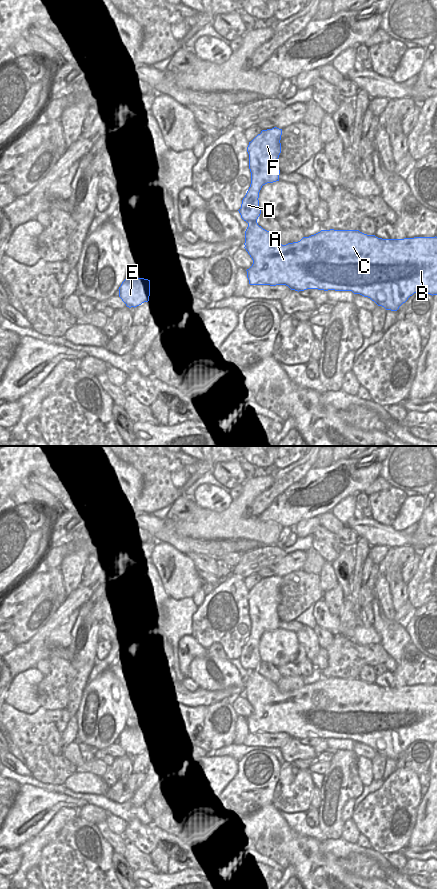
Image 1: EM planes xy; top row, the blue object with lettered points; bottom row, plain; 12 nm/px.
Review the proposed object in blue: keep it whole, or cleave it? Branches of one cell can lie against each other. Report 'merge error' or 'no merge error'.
no merge error

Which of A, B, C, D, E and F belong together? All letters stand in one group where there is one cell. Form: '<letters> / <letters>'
A B C D E F

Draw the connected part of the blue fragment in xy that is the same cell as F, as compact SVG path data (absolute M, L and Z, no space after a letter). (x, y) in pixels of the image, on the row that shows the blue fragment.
M274 127L272 129L262 130L260 134L258 134L247 147L247 152L249 154L249 169L251 172L251 184L250 187L242 200L241 208L238 210L241 218L248 223L248 227L245 231L245 249L253 260L252 266L247 269L247 278L249 280L250 285L286 285L291 290L295 291L304 291L307 289L318 289L318 290L335 290L335 291L352 291L354 294L360 294L364 297L370 298L374 301L378 306L384 307L386 310L397 311L399 307L405 303L410 296L414 293L422 292L428 293L430 295L437 295L437 237L414 237L414 238L404 238L404 239L382 239L378 238L375 235L367 235L359 230L321 230L320 232L311 235L309 237L303 237L298 242L288 243L286 245L282 245L278 242L277 236L270 233L269 231L263 229L258 225L257 219L261 214L261 210L259 208L259 192L263 185L267 183L273 183L279 181L280 170L278 168L278 158L281 153L281 135L282 129Z

